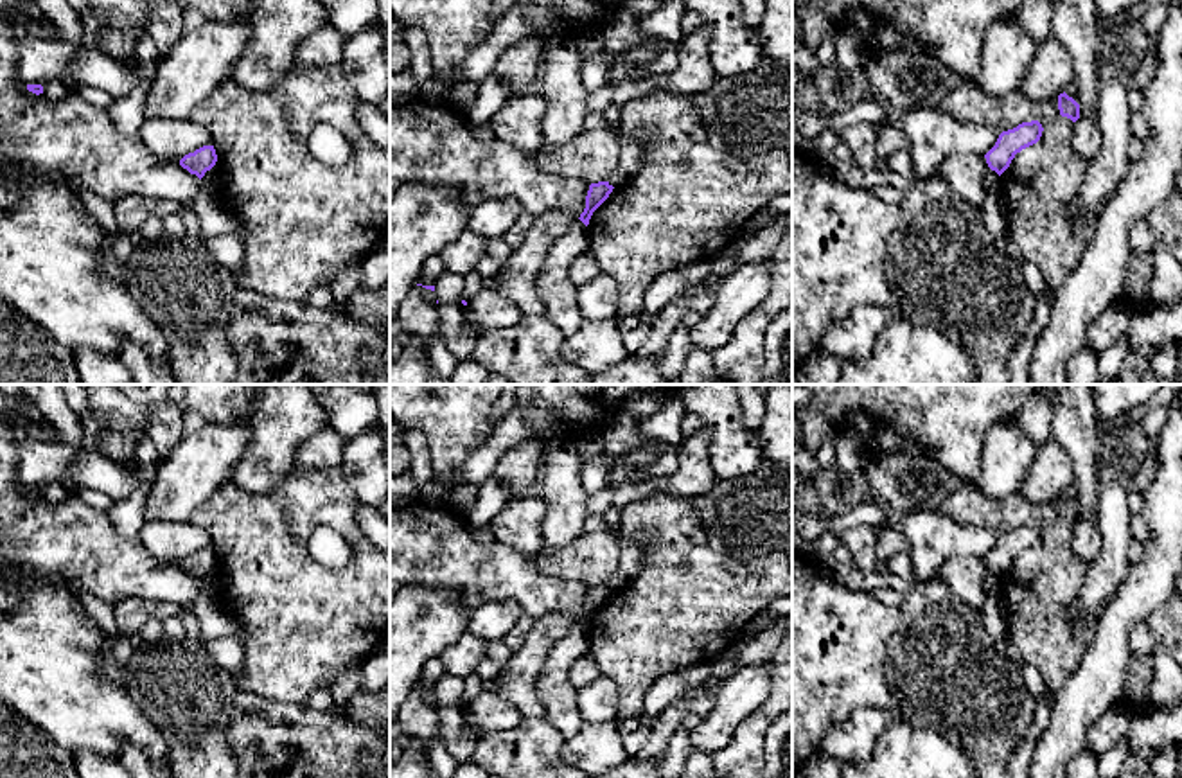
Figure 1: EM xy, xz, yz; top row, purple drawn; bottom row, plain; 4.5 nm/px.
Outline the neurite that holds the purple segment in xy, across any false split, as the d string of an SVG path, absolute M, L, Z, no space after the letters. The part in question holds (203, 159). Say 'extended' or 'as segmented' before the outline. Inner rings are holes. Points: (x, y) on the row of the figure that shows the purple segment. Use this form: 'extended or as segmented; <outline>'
as segmented; M203 146L194 153L185 155L180 160L180 165L201 180L205 172L216 165L216 162L217 162L217 155L214 146Z

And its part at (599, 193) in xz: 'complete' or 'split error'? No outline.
complete

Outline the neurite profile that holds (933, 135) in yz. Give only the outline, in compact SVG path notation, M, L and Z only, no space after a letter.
M916 108L895 124L909 140L909 155L920 178L938 174L948 156L984 156L1001 135L981 124L954 120L943 108Z

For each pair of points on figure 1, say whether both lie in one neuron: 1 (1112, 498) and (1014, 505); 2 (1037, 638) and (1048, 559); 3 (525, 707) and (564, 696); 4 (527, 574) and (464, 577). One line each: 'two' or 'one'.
1: two
2: one
3: two
4: one

